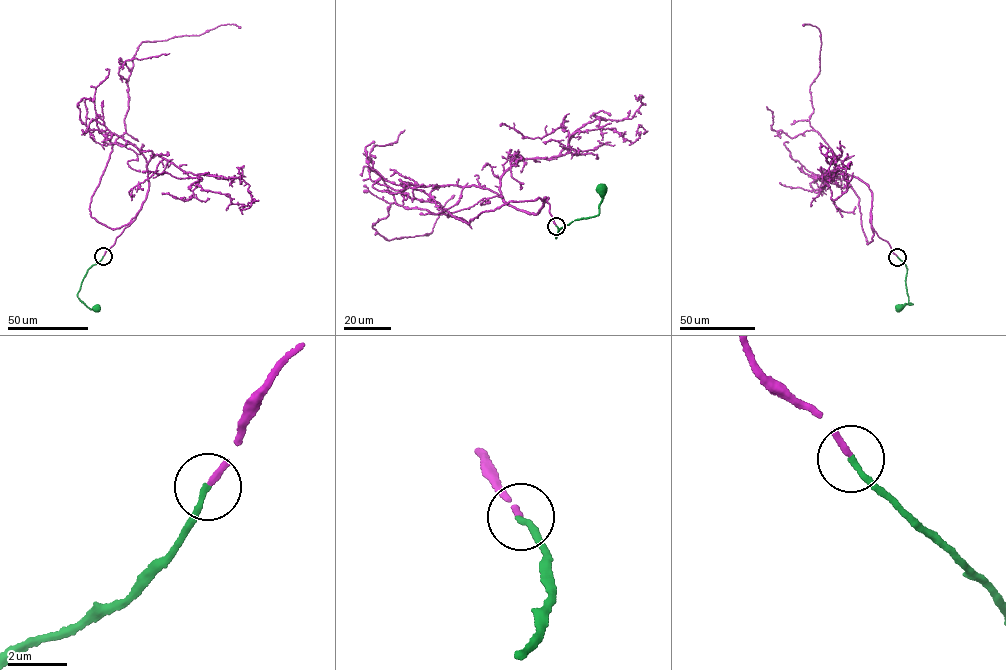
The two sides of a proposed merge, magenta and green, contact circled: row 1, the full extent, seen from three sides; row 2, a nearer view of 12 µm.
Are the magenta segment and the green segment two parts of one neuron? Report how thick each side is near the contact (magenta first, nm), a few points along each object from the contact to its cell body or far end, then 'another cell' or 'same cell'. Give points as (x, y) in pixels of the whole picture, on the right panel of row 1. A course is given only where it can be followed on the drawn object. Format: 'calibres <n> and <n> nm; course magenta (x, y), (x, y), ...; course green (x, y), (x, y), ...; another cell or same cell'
calibres 200 and 180 nm; course magenta (897, 256), (873, 228), (868, 184), (831, 174), (842, 178), (840, 160), (810, 125), (821, 43), (803, 25); course green (897, 257), (906, 265), (908, 302), (912, 304), (900, 308); same cell

